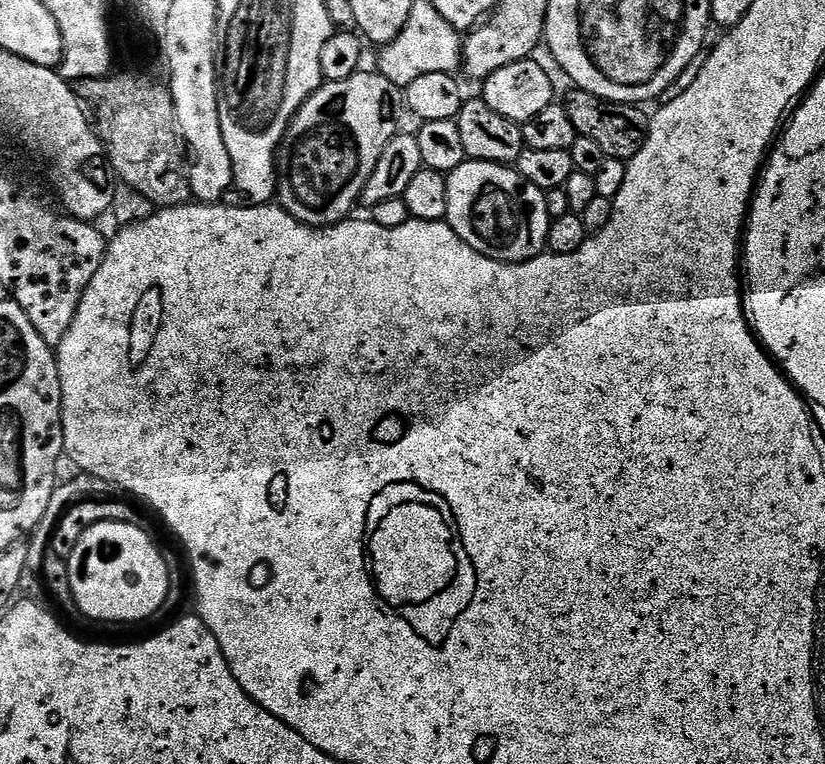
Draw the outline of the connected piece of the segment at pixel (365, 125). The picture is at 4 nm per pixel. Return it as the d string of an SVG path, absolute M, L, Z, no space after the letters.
M361 70L355 72L350 78L341 80L330 80L321 83L318 91L310 97L298 111L296 117L288 123L288 129L284 135L284 140L280 143L280 150L276 153L276 196L279 207L291 214L294 219L303 224L309 224L312 228L330 228L334 224L341 224L343 220L349 219L352 212L360 204L360 196L364 193L366 182L370 182L370 174L374 174L374 166L378 166L378 158L382 158L382 150L392 139L397 136L400 124L400 108L402 112L402 90L394 82L390 82L379 71Z

